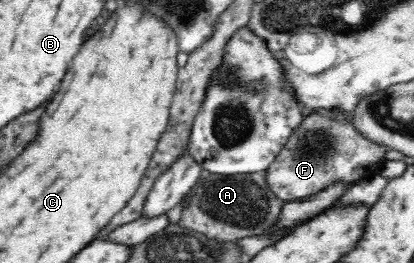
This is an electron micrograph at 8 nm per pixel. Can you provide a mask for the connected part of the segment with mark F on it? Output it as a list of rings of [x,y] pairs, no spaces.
[[[317,111],[306,117],[284,145],[285,149],[281,149],[279,157],[266,169],[266,184],[285,203],[319,193],[337,180],[355,183],[379,172],[386,149],[364,139],[352,122],[341,122],[340,117],[334,121],[329,117],[335,116]]]

